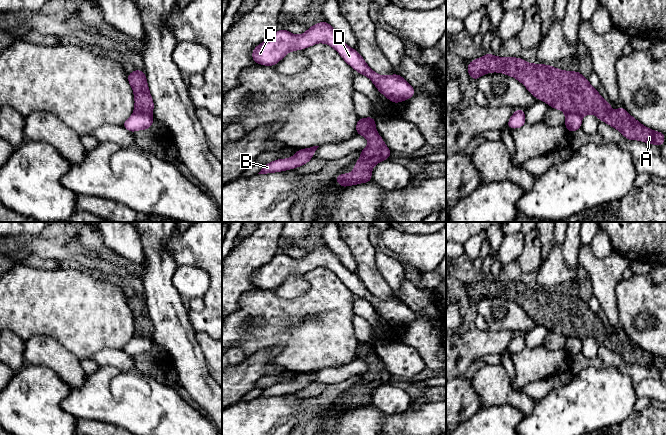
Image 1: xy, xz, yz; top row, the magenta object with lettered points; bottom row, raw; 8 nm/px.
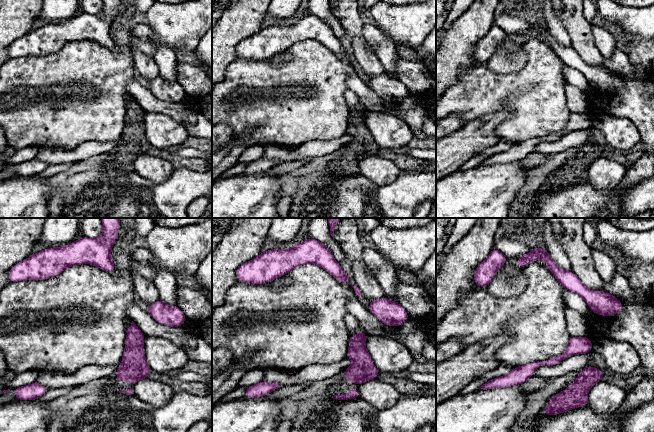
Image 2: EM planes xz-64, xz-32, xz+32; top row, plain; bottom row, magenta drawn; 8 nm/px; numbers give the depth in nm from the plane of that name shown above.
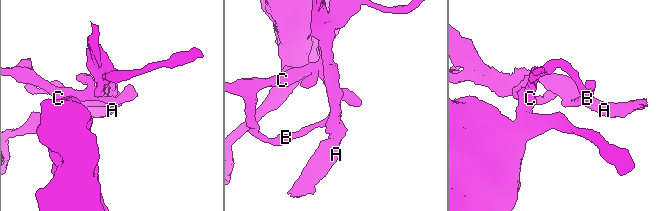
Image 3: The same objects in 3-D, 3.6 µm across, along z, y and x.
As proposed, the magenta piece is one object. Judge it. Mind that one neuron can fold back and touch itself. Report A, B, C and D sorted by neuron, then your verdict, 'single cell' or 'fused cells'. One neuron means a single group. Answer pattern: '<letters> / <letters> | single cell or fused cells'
A / B C D | fused cells

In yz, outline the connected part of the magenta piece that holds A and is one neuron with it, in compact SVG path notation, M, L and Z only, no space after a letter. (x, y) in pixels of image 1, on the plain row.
M490 276L472 284L467 295L475 305L481 299L494 295L514 301L530 318L550 331L562 334L565 338L577 337L581 341L594 338L620 355L627 364L656 368L660 372L665 365L665 357L643 350L624 331L618 331L617 336L613 337L612 330L579 295L569 296L541 287L534 289L518 281L494 281Z

